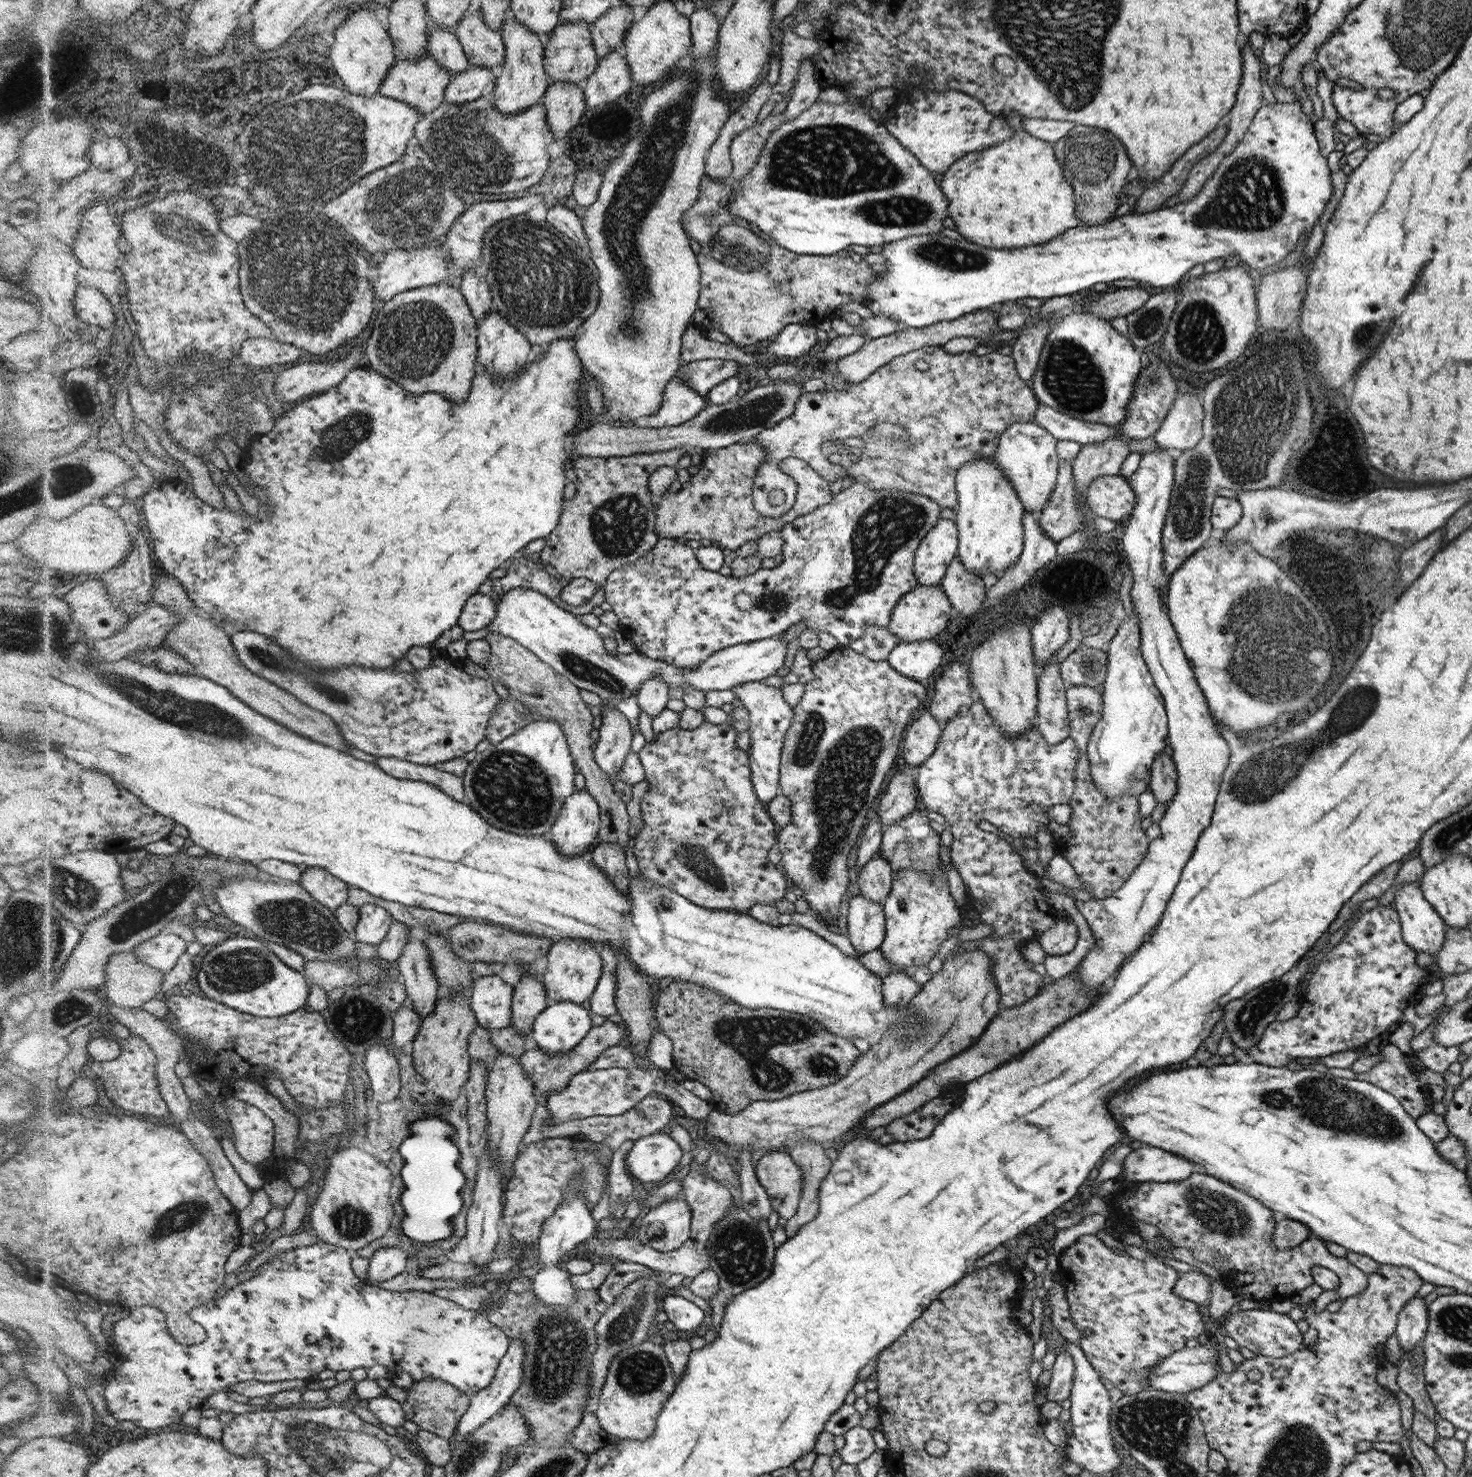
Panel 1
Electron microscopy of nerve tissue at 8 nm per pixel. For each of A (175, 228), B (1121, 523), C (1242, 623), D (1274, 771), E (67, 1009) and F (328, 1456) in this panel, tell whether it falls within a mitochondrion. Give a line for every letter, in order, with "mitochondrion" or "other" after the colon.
A: mitochondrion
B: other
C: mitochondrion
D: mitochondrion
E: mitochondrion
F: mitochondrion

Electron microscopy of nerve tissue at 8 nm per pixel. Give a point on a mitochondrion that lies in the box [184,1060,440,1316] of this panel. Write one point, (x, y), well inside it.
(348, 1220)

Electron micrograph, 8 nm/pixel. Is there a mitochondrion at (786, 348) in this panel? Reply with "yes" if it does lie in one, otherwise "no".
no

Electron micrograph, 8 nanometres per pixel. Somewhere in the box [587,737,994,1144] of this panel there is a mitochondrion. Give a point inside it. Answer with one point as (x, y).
(776, 1049)

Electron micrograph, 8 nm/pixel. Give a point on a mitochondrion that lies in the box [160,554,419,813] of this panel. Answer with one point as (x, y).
(263, 658)

